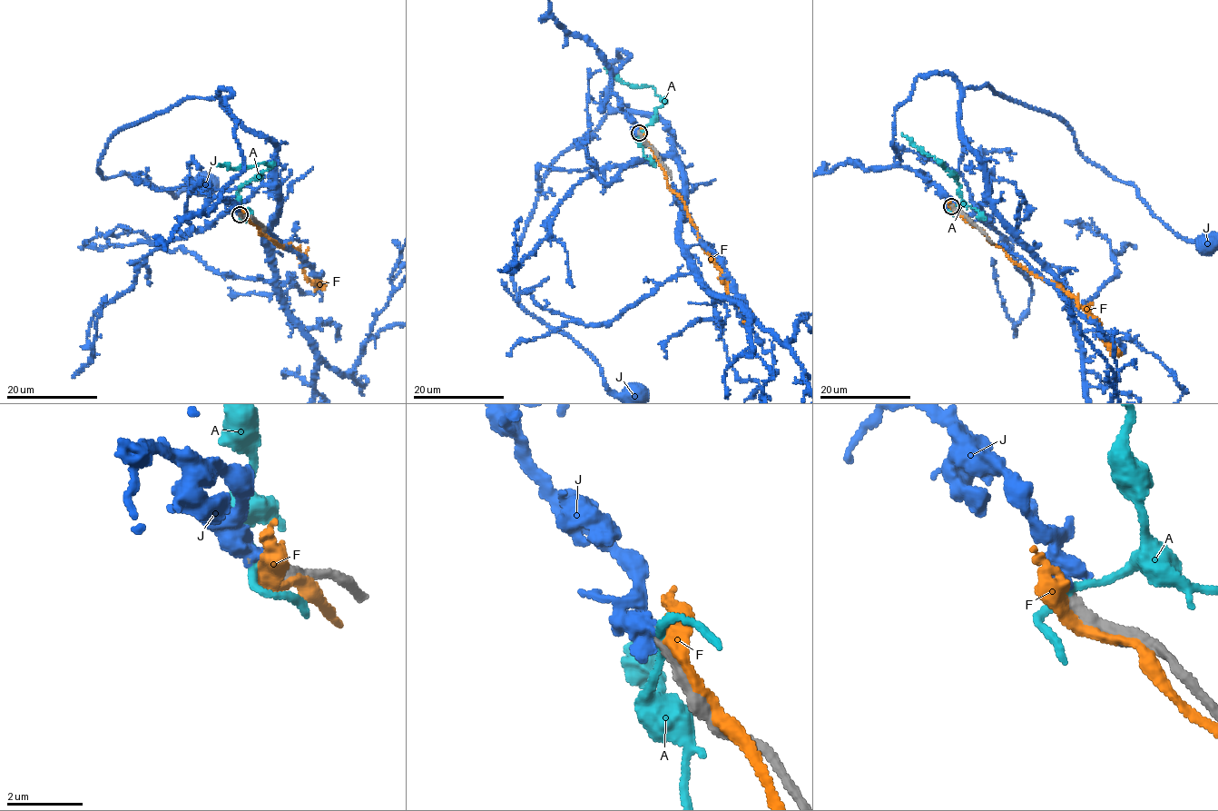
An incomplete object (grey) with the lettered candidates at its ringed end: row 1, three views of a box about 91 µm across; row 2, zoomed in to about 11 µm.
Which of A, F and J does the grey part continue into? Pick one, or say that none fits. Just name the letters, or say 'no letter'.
J

